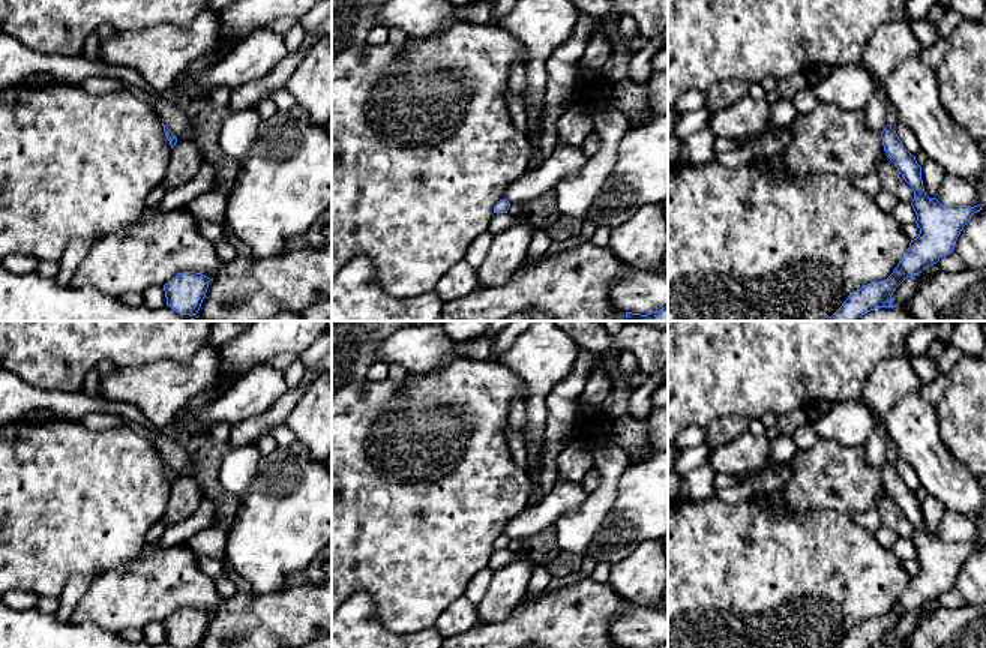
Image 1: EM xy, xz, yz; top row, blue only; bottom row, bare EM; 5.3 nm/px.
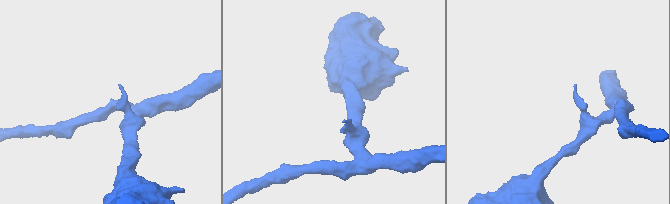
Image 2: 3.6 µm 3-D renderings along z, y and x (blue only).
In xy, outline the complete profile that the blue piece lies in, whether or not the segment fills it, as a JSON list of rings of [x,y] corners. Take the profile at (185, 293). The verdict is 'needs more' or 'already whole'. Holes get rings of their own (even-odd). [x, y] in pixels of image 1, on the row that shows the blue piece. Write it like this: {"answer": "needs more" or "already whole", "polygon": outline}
{"answer": "already whole", "polygon": [[[183,272],[164,285],[167,306],[180,315],[197,315],[210,279],[201,273]]]}

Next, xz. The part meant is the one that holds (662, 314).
{"answer": "already whole", "polygon": [[[668,306],[647,315],[626,312],[626,321],[668,321]]]}

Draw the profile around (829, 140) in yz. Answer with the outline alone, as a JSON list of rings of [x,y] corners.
[[[818,104],[809,114],[798,112],[783,129],[791,140],[780,154],[791,178],[876,176],[885,153],[881,134],[867,128],[863,111],[845,111],[833,104]]]

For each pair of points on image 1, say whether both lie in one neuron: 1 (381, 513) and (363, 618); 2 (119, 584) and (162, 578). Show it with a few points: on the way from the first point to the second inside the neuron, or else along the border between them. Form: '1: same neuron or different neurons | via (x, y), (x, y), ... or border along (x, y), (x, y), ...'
1: different neurons | border along (347, 597), (366, 593), (383, 626)
2: same neuron | via (129, 584), (152, 584)

